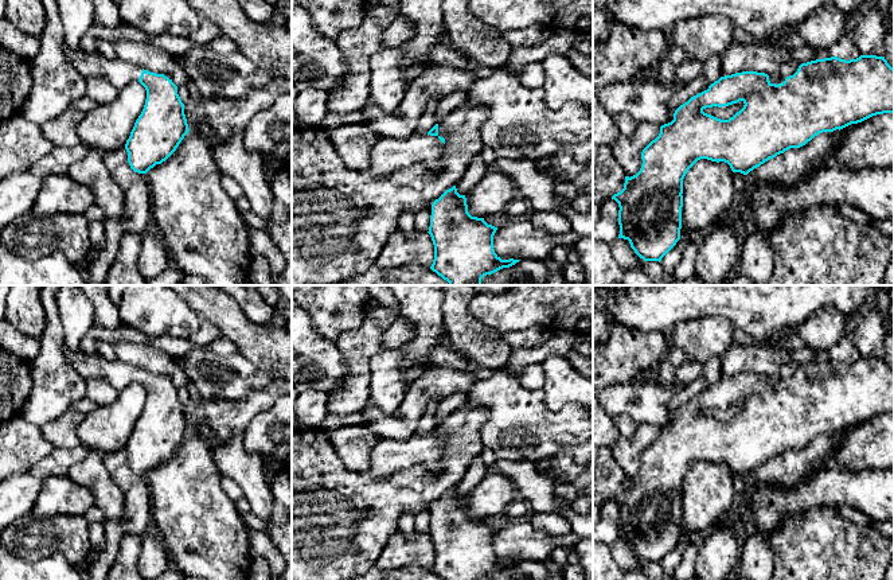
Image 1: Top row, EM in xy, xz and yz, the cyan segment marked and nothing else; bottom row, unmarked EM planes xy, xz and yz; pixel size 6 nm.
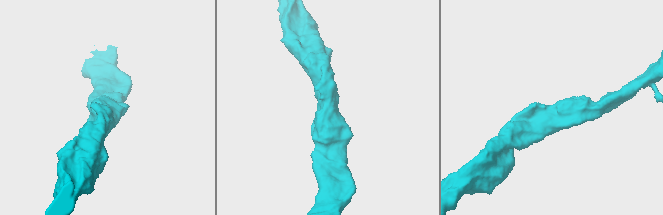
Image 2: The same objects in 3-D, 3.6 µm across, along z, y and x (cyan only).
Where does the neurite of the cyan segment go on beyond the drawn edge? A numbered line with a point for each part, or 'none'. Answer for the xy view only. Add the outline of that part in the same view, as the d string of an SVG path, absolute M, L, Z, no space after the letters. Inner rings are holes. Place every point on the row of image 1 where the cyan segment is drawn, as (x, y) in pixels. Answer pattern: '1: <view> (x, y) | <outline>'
1: xy (118, 73) | M65 44L65 52L69 62L82 77L105 77L118 89L129 82L138 81L143 73L143 69L136 65L124 62L118 58L106 59L98 51L86 52L79 47L71 50Z

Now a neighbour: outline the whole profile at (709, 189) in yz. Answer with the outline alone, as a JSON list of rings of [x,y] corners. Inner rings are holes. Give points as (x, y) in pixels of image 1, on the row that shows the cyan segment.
[[[698,160],[683,179],[682,221],[691,230],[710,226],[737,201],[734,178],[725,161]]]

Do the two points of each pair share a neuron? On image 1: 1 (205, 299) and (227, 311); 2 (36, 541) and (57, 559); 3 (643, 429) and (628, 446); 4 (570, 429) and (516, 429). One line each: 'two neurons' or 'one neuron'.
1: one neuron
2: two neurons
3: one neuron
4: one neuron

